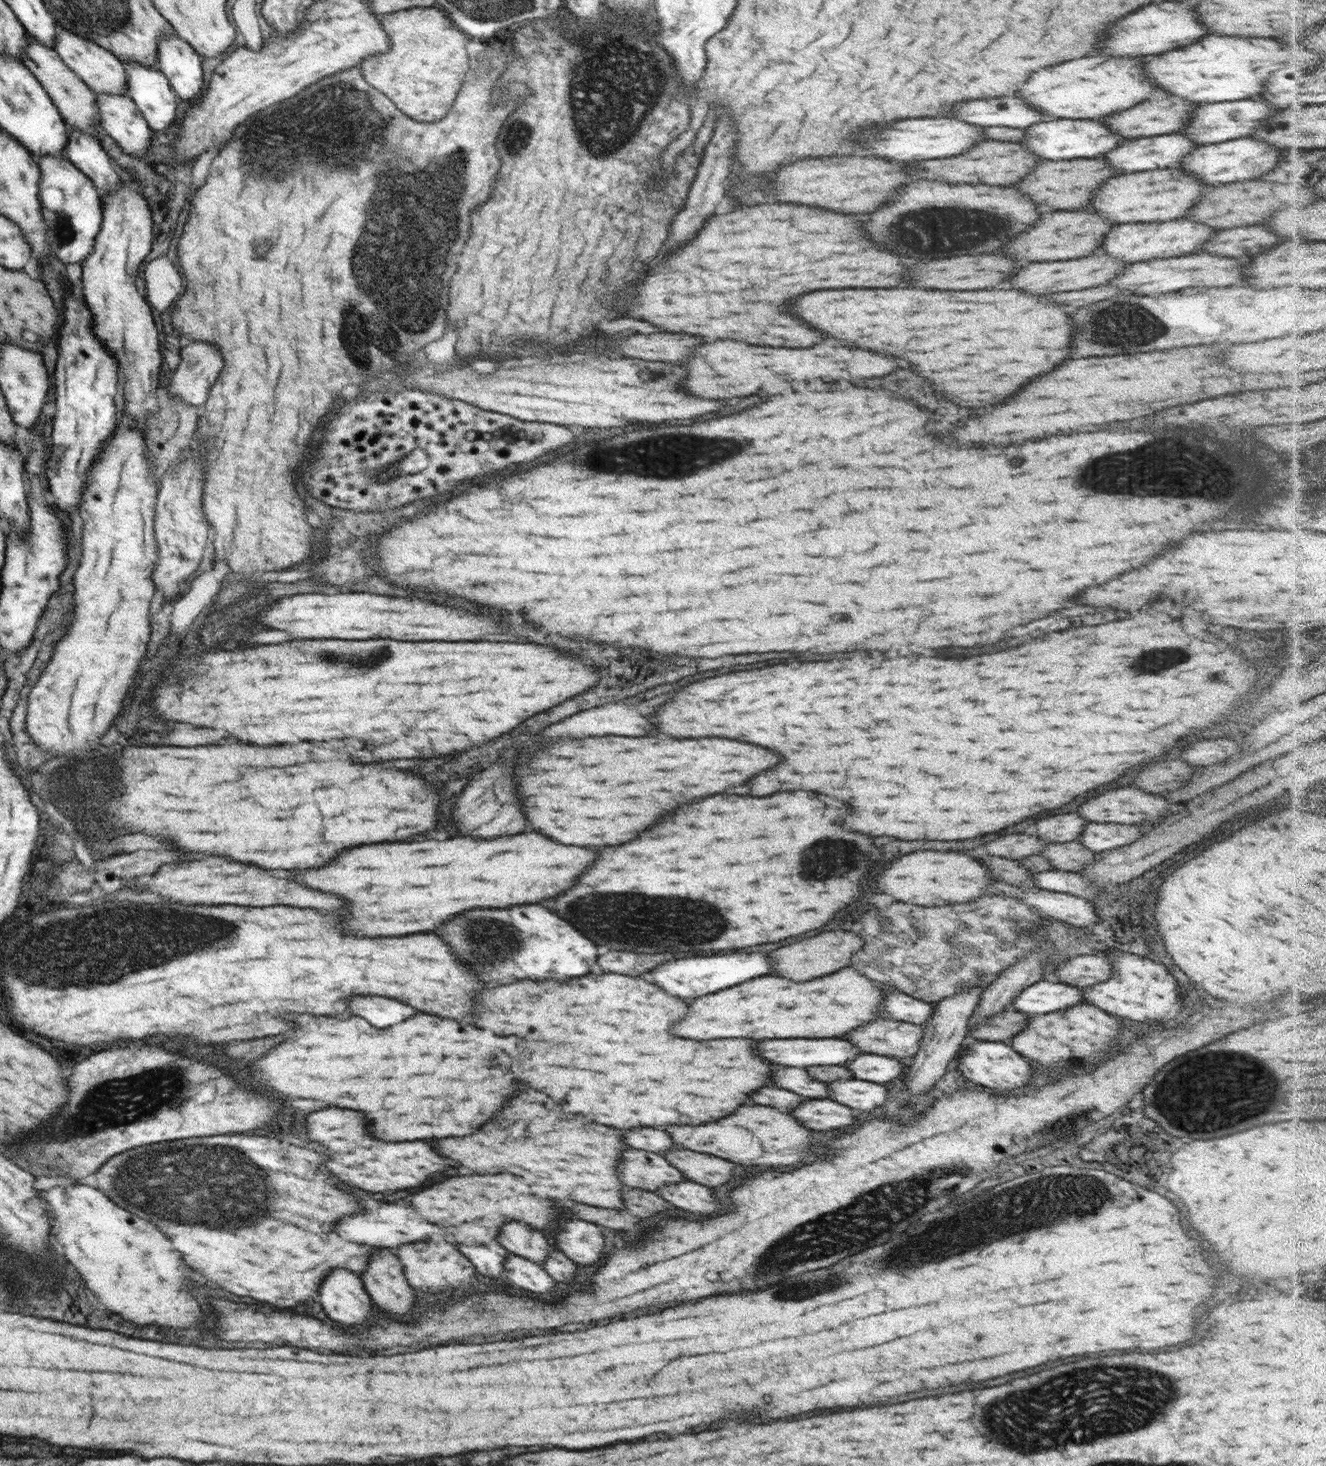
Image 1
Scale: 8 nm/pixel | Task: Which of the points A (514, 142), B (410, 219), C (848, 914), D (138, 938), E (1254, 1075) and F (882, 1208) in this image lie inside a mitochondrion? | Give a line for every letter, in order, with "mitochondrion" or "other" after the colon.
A: mitochondrion
B: mitochondrion
C: other
D: mitochondrion
E: mitochondrion
F: mitochondrion

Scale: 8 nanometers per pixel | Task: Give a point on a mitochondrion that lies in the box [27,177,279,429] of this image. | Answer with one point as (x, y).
(63, 231)

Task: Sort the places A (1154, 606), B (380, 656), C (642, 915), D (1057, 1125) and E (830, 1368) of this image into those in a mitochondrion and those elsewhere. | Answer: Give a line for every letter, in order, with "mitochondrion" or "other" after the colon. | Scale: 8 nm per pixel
A: other
B: mitochondrion
C: mitochondrion
D: mitochondrion
E: other

